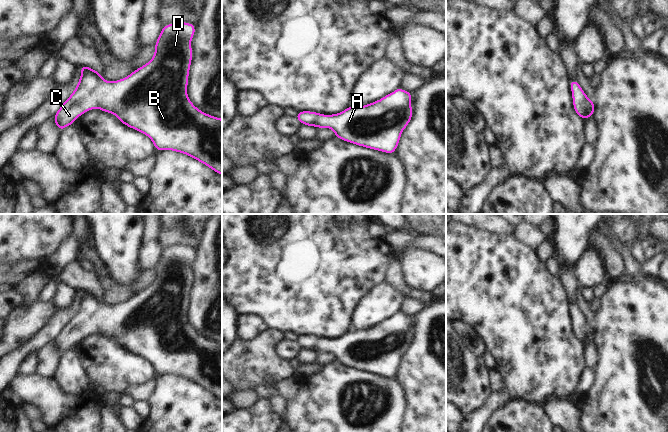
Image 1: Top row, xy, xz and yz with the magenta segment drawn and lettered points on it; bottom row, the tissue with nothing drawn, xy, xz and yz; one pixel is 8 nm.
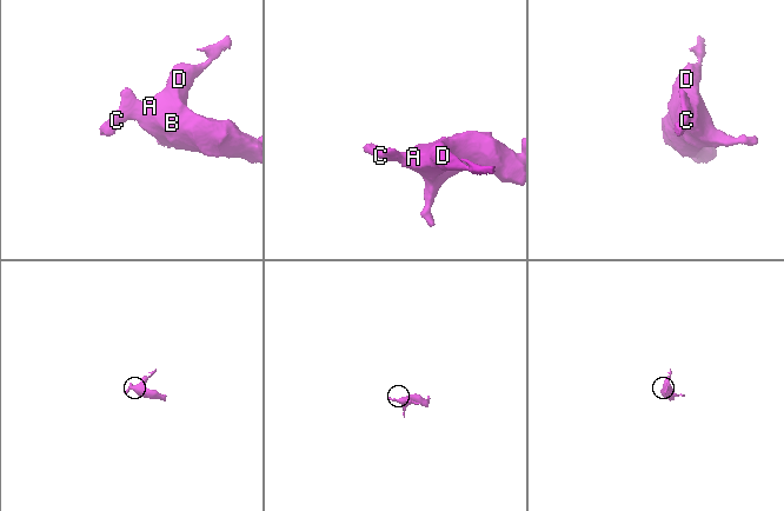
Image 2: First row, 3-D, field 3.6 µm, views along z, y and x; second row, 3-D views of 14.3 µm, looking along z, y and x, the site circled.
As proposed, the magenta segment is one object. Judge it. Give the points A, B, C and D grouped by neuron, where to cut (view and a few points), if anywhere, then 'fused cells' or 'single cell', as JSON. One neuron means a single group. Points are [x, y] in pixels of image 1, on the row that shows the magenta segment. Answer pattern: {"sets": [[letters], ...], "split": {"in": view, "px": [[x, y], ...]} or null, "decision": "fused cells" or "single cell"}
{"sets": [["A", "B", "C", "D"]], "split": null, "decision": "single cell"}

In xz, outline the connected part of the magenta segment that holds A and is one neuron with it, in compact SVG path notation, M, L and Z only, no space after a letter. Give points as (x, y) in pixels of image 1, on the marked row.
M397 88L382 99L364 106L350 106L339 114L319 114L311 111L301 111L296 119L302 125L315 126L316 128L330 128L335 132L335 137L358 146L392 154L398 147L402 131L412 119L411 106L412 92Z

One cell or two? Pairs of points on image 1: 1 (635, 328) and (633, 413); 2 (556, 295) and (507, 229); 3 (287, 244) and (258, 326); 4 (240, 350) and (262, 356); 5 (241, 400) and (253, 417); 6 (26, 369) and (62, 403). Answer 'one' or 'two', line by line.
1: one
2: two
3: two
4: one
5: two
6: two

